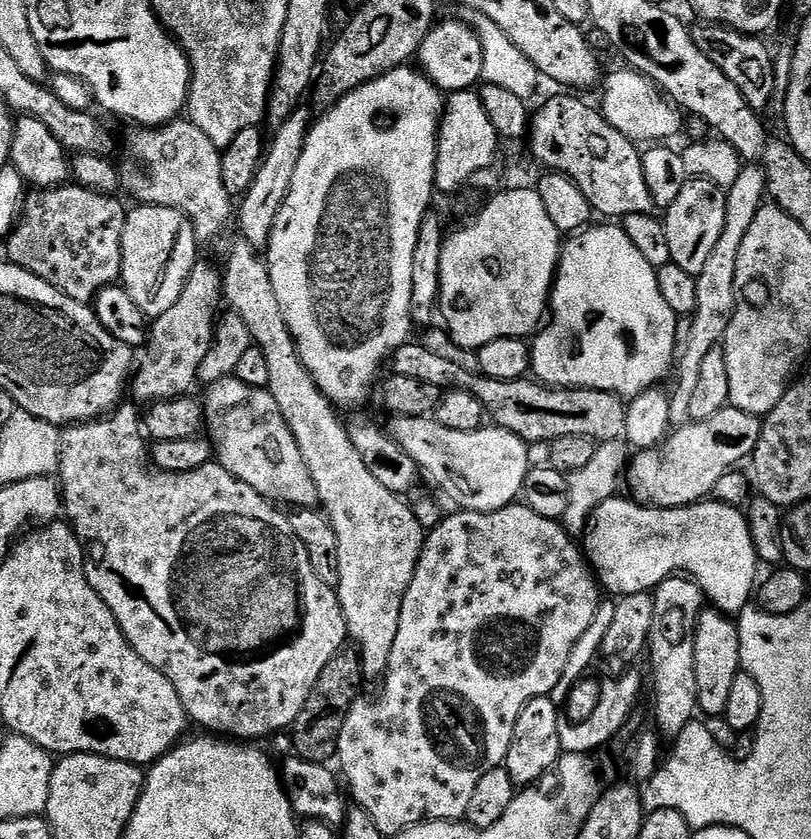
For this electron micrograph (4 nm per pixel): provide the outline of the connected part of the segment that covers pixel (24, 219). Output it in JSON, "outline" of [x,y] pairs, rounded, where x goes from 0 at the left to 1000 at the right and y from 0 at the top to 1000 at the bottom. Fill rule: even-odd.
{"outline":[[[80,217],[72,224],[39,226],[33,230],[30,253],[14,280],[9,282],[14,313],[37,322],[47,331],[62,336],[86,355],[105,360],[117,359],[127,343],[137,343],[148,334],[150,322],[150,279],[158,263],[153,243],[138,231],[117,229],[92,217]]]}

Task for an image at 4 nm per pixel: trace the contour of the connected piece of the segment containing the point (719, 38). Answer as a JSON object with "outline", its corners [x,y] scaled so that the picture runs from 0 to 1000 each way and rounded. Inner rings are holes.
{"outline":[[[872,26],[864,27],[862,31],[864,33],[855,32],[852,39],[856,50],[866,60],[866,64],[871,64],[871,69],[875,69],[875,74],[880,74],[880,79],[885,79],[885,83],[890,83],[890,88],[895,88],[895,93],[900,93],[900,98],[905,98],[905,103],[910,103],[910,107],[915,107],[915,112],[926,129],[942,131],[942,128],[957,114],[954,62],[941,52],[941,46],[924,43],[921,38],[906,38],[904,33],[894,33],[890,29]]]}

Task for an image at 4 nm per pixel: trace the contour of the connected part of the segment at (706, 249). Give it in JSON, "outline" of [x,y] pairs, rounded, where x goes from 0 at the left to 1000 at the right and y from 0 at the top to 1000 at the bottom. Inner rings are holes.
{"outline":[[[850,212],[837,228],[836,236],[818,254],[821,284],[826,288],[826,308],[837,321],[846,322],[857,330],[866,327],[877,300],[880,299],[880,292],[885,290],[885,282],[895,269],[896,240],[896,228],[880,217]]]}

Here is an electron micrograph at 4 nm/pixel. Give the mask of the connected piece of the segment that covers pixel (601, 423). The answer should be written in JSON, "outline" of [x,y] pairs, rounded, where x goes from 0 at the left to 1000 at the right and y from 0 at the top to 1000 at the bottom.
{"outline":[[[504,408],[502,410],[497,410],[493,414],[493,418],[487,421],[486,428],[482,430],[483,440],[482,442],[491,447],[498,447],[501,451],[510,451],[514,452],[518,456],[529,456],[531,460],[538,460],[546,465],[556,465],[556,464],[567,464],[570,466],[578,467],[593,480],[593,484],[597,486],[598,492],[605,498],[605,504],[614,510],[623,510],[624,513],[629,513],[636,518],[639,522],[644,522],[647,529],[654,530],[661,527],[679,527],[687,524],[688,522],[699,522],[703,517],[718,517],[718,522],[727,522],[729,524],[736,527],[744,527],[746,524],[762,524],[768,521],[769,514],[772,513],[772,489],[774,487],[773,480],[766,473],[757,471],[755,467],[744,467],[742,465],[732,465],[731,462],[678,462],[673,458],[668,458],[662,455],[656,451],[645,451],[634,454],[614,454],[607,449],[602,449],[596,446],[586,446],[582,443],[576,443],[575,440],[571,439],[567,434],[561,434],[560,430],[556,429],[552,424],[541,424],[540,421],[536,420],[533,415],[527,415],[523,410],[512,410],[512,408]]]}

